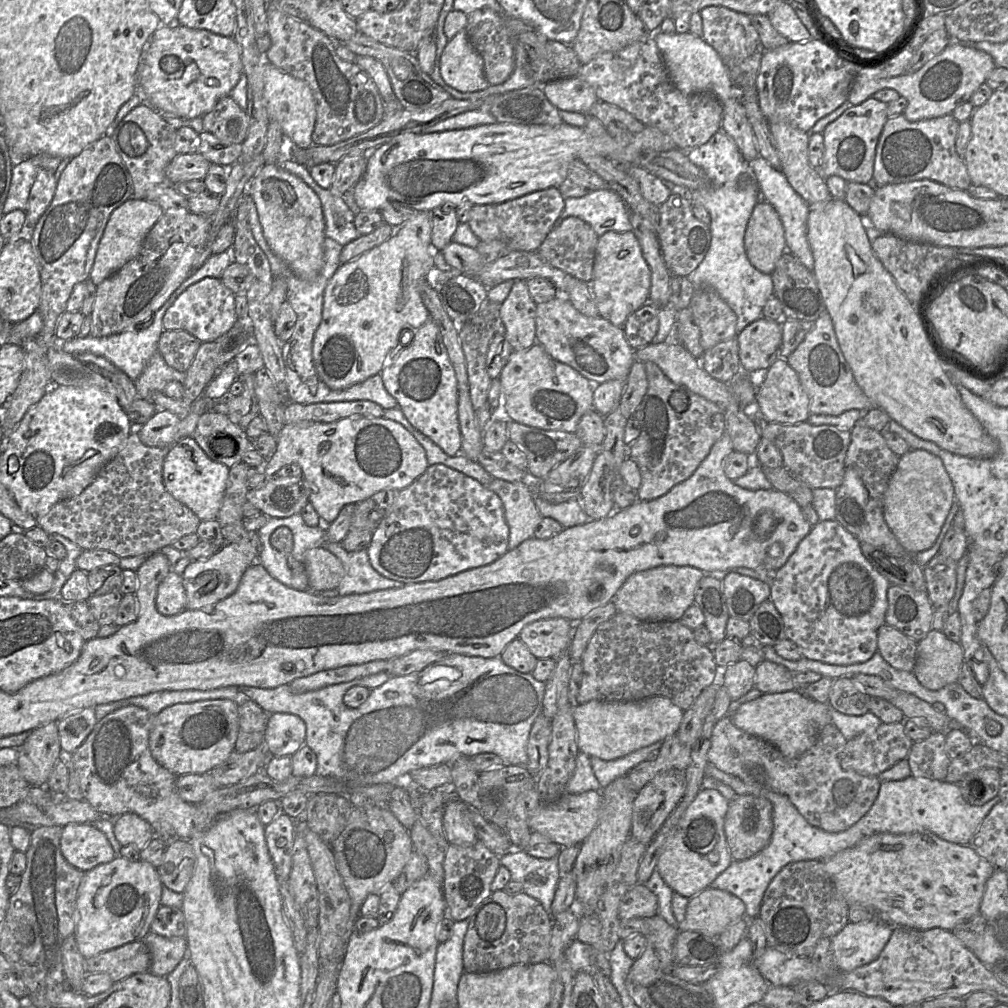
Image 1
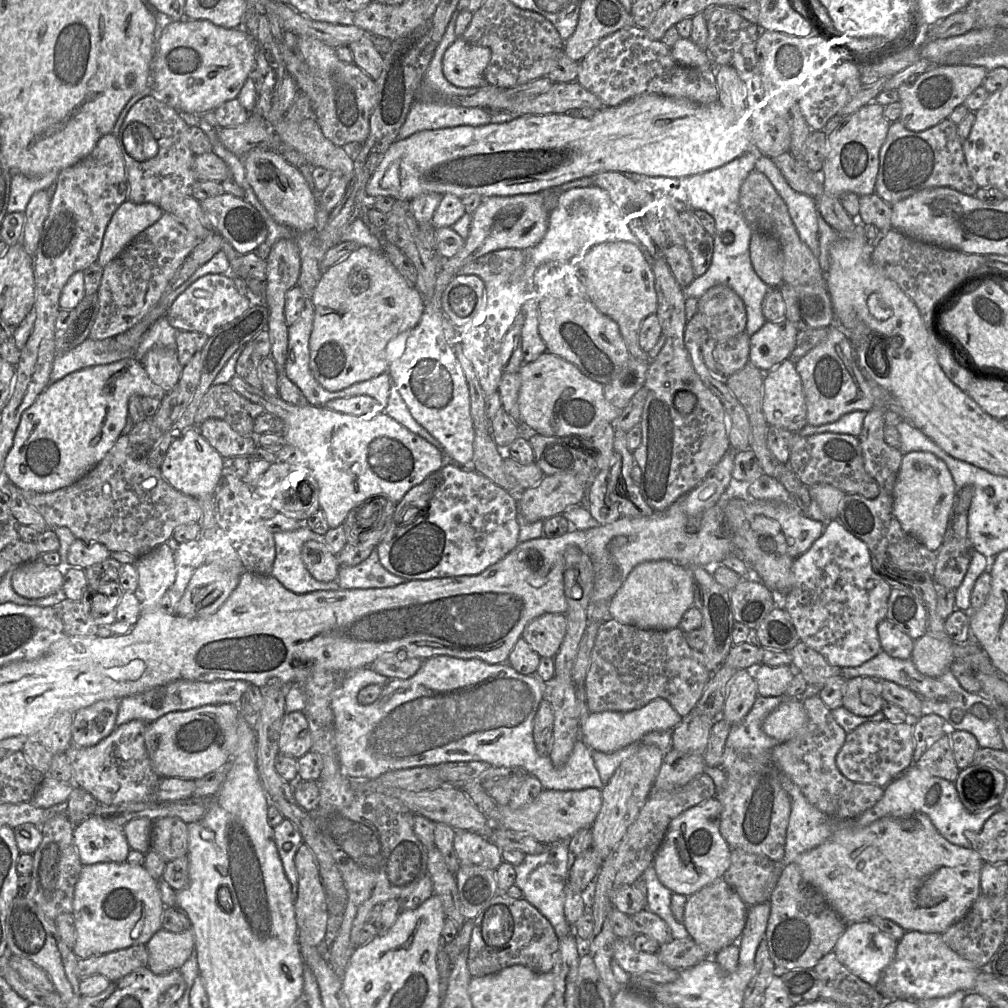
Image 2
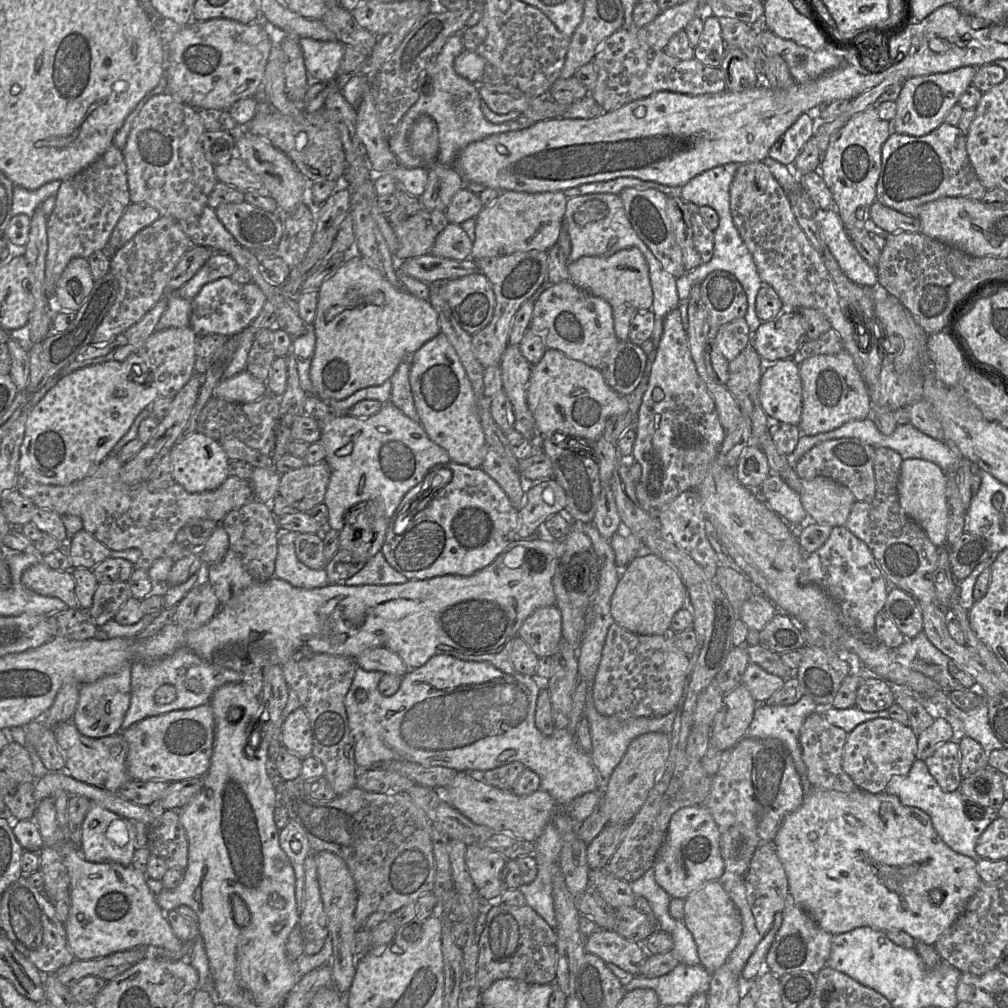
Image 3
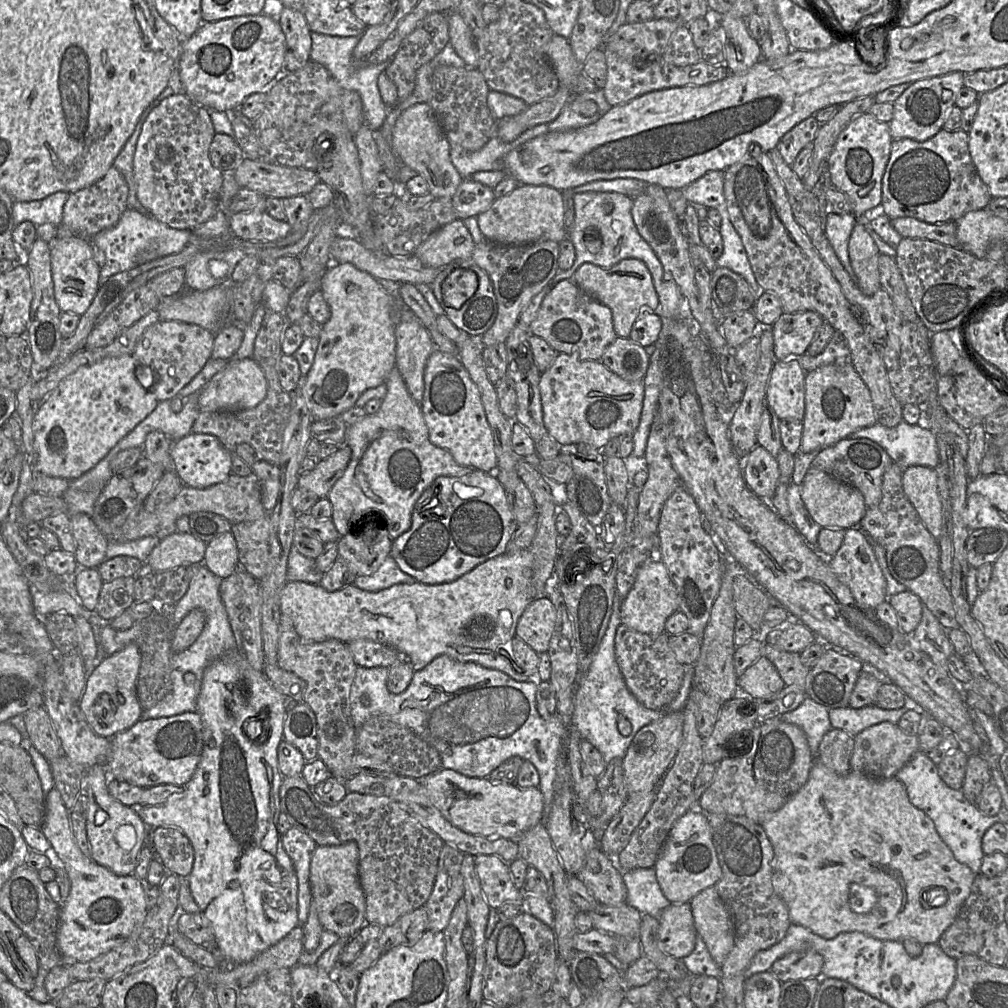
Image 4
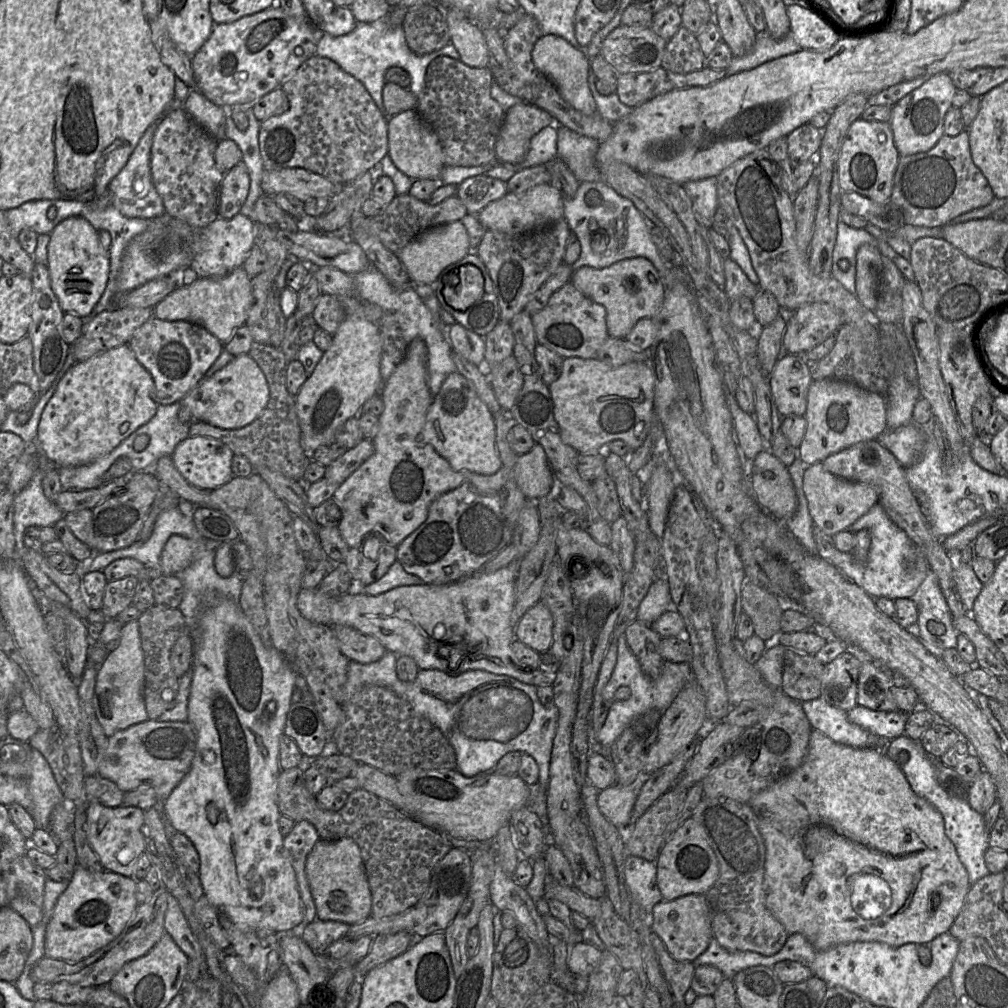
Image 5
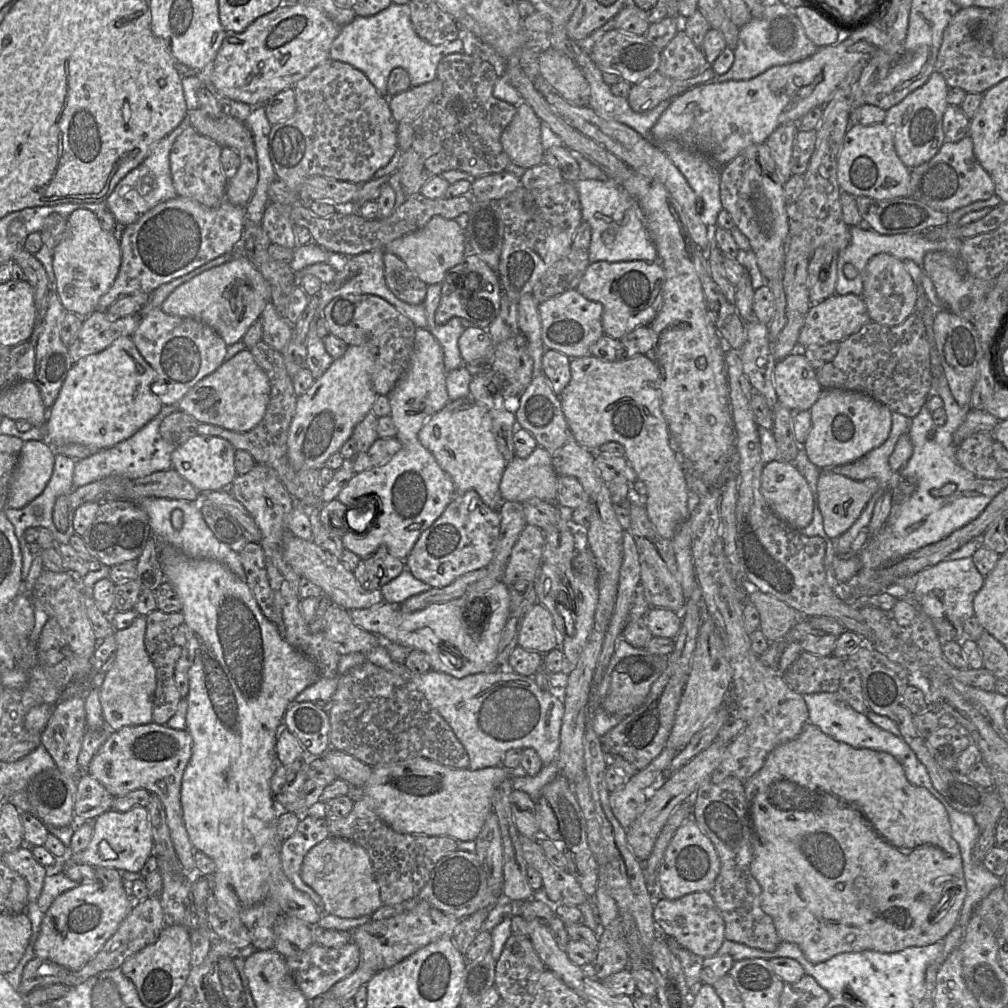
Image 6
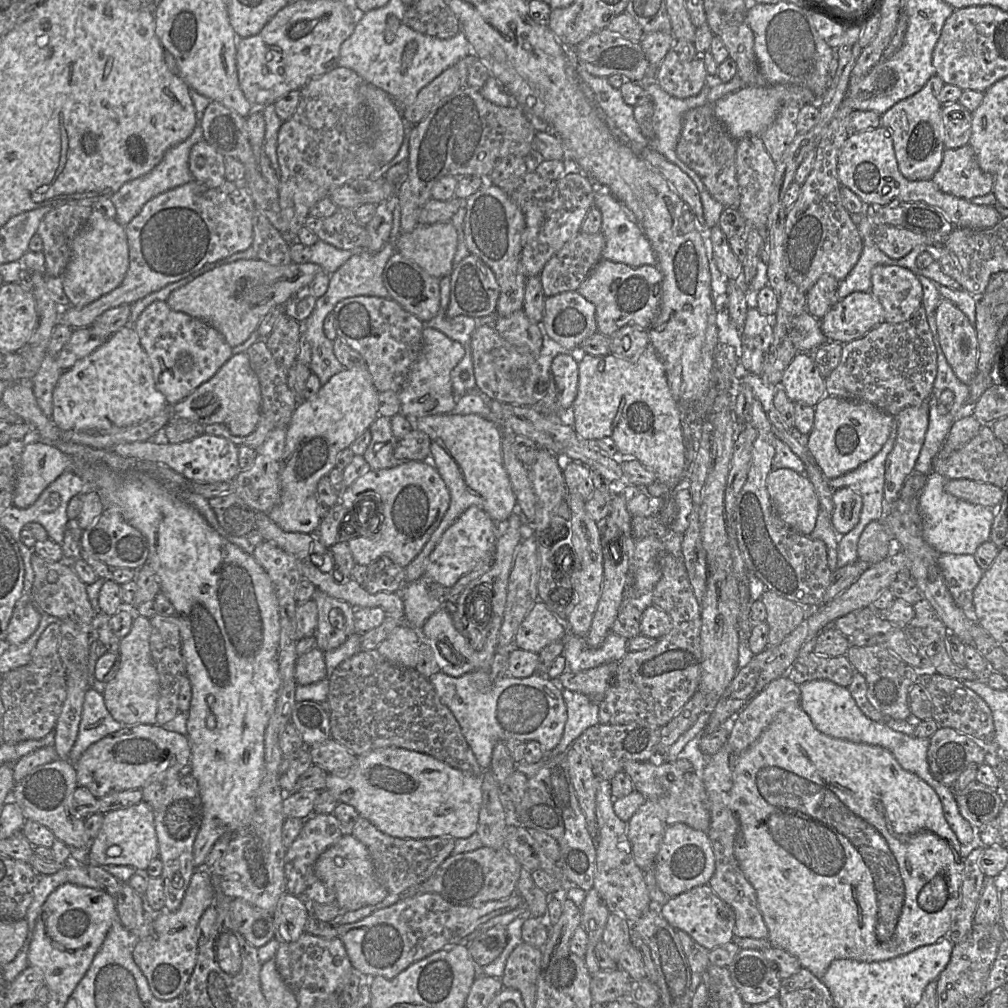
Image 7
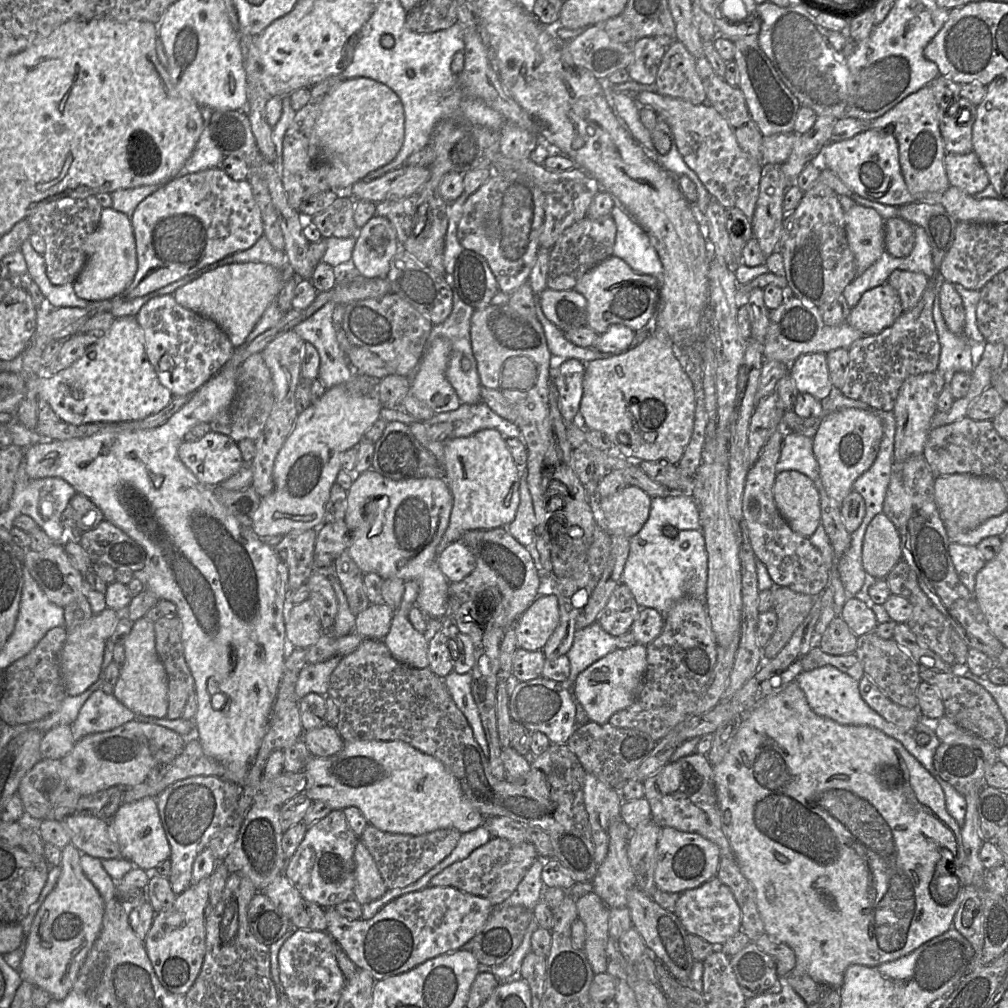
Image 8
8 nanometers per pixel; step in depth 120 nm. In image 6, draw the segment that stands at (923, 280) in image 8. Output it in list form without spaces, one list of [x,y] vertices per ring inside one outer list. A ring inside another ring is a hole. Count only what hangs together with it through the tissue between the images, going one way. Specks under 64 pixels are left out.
[[[880,253],[867,263],[863,274],[863,298],[871,321],[885,326],[897,326],[903,323],[916,309],[917,290],[913,278],[902,260]]]

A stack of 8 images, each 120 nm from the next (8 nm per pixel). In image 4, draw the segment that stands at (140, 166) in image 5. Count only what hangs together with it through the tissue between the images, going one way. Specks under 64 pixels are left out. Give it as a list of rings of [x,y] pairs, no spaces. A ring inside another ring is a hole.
[[[149,106],[144,111],[133,134],[125,143],[125,145],[123,146],[122,150],[116,157],[113,164],[115,168],[123,175],[128,185],[128,200],[127,200],[128,207],[134,208],[139,211],[145,211],[145,208],[143,208],[140,205],[136,197],[136,183],[135,183],[134,174],[133,174],[133,158],[134,158],[134,153],[136,149],[136,143],[141,133],[142,126],[146,118],[148,117],[149,113],[153,109],[154,108],[151,108],[151,106]]]

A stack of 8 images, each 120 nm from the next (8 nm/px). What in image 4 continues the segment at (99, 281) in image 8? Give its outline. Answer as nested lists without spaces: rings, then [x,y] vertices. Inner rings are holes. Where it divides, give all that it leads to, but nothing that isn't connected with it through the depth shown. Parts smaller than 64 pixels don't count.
[[[81,236],[55,237],[48,244],[55,300],[62,312],[81,316],[89,308],[99,287],[101,268],[93,259],[92,244]]]

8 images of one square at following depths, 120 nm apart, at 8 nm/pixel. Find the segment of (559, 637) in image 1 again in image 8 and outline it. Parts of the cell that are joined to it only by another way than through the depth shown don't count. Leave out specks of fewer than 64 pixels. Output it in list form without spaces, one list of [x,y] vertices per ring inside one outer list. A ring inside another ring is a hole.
[[[539,595],[514,625],[517,647],[527,651],[542,650],[556,629],[559,617],[557,597]]]

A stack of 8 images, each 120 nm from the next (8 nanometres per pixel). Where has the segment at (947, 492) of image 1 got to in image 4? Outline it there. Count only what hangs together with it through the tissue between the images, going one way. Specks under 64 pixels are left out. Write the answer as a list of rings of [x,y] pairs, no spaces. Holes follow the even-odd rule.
[[[925,466],[905,468],[903,489],[927,530],[938,540],[942,533],[943,508],[938,493],[936,470]]]

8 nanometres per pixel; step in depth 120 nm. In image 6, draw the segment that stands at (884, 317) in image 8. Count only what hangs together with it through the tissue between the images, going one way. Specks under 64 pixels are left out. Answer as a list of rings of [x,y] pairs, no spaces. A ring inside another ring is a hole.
[[[833,294],[822,302],[810,306],[798,337],[798,344],[807,348],[809,346],[825,345],[834,341],[841,342],[858,332],[870,321],[866,304],[861,296]]]

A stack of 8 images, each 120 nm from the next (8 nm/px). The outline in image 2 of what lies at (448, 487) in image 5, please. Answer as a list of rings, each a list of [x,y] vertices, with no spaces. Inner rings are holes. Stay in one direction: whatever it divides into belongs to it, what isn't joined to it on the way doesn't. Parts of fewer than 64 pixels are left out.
[[[260,390],[249,395],[249,400],[262,405],[272,417],[281,420],[287,426],[288,444],[294,451],[301,451],[308,457],[309,467],[319,485],[319,507],[323,510],[330,528],[343,524],[348,512],[372,495],[384,496],[397,504],[408,490],[420,484],[443,465],[443,453],[439,448],[385,411],[374,416],[358,417],[329,409],[300,409],[281,397],[271,397]]]

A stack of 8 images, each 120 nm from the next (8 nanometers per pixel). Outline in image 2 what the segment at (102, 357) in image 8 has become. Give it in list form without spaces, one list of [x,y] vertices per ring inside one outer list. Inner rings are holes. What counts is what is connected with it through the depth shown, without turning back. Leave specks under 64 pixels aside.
[[[135,356],[110,364],[87,367],[49,384],[21,417],[12,448],[5,460],[4,472],[8,481],[20,490],[48,493],[70,486],[101,467],[124,439],[124,429],[131,420],[129,400],[132,396],[161,402],[165,402],[168,397],[153,383],[141,361]]]

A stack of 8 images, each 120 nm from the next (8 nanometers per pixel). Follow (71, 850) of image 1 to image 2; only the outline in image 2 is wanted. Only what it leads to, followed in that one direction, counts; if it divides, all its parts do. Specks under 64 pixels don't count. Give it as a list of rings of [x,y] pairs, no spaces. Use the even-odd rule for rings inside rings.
[[[95,814],[74,826],[73,841],[82,866],[125,862],[131,849],[123,826]]]

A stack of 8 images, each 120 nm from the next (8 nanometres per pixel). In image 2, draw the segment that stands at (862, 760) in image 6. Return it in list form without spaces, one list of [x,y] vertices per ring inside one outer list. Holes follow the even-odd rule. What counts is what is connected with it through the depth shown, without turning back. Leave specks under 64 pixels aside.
[[[921,812],[906,817],[883,817],[862,829],[838,828],[823,844],[795,861],[806,882],[817,889],[846,924],[873,916],[889,919],[905,931],[943,934],[959,922],[981,894],[981,856],[972,848],[950,843]]]

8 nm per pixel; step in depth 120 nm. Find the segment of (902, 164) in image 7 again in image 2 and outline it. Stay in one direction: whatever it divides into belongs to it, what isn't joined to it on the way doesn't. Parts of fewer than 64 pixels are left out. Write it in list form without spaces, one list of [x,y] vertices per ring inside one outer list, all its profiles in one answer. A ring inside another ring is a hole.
[[[932,65],[913,83],[901,85],[897,91],[902,105],[899,120],[905,128],[920,132],[949,118],[952,111],[963,105],[966,98],[983,84],[988,70],[972,65]]]

